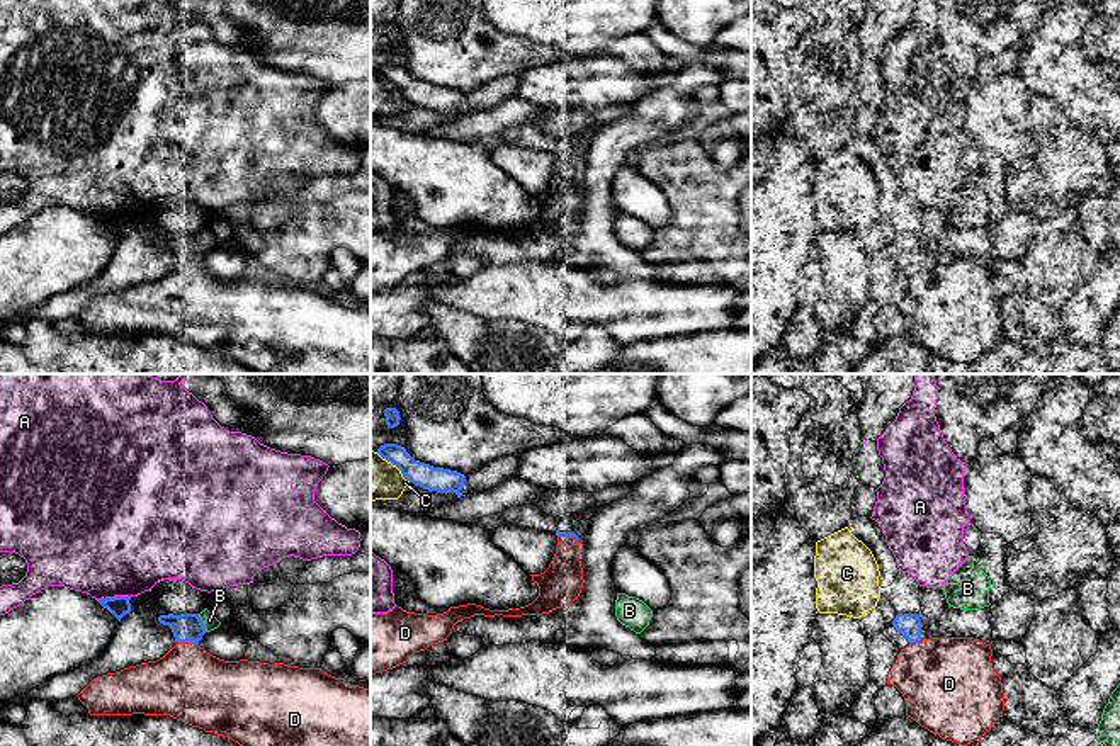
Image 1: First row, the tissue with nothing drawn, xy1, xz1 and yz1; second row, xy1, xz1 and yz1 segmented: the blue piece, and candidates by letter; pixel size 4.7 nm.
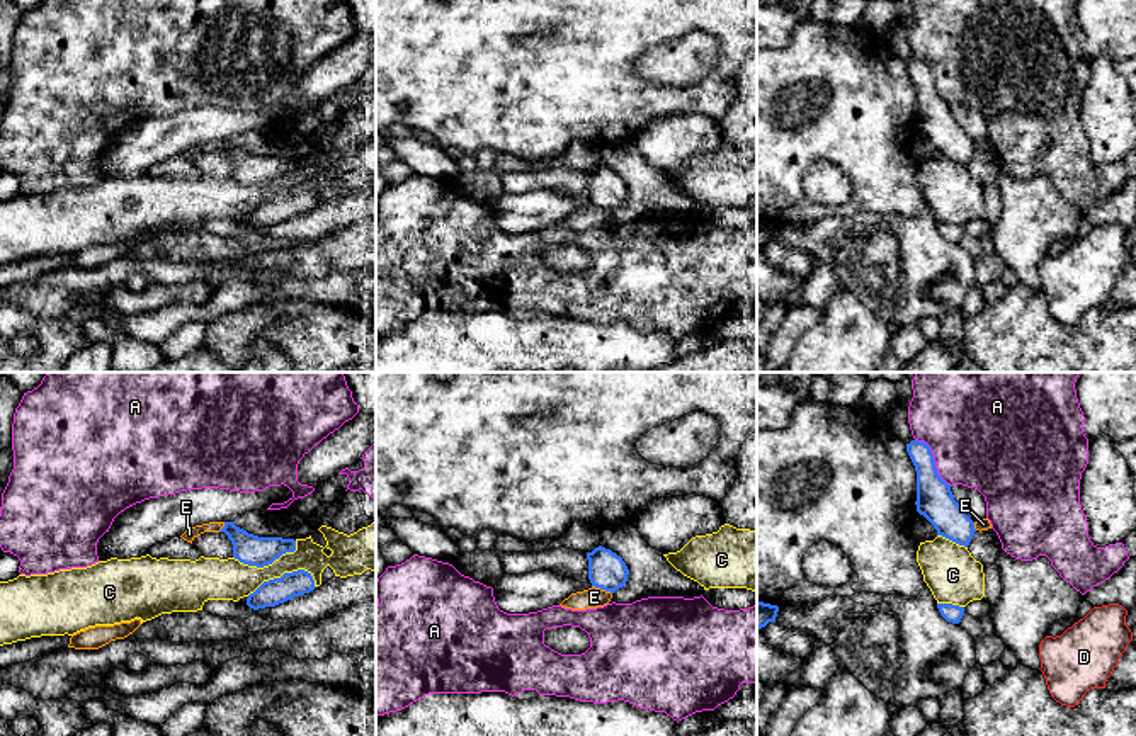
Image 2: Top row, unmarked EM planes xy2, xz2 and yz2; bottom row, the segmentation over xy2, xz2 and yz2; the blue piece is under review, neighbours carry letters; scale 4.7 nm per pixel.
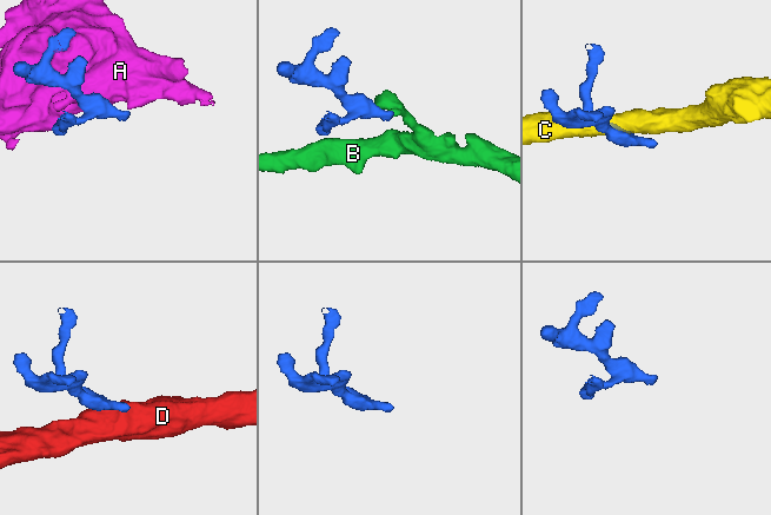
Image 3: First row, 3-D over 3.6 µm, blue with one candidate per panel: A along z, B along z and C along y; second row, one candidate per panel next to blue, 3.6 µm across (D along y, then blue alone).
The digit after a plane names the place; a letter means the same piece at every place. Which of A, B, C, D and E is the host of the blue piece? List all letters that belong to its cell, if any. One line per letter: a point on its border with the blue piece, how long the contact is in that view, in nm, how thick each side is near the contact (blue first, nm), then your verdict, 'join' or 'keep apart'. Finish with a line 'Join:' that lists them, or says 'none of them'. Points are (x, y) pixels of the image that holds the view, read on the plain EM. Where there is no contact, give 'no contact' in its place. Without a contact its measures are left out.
A: yz2 (934, 80) | 280 nm | 180/480 nm | keep apart
B: xy1 (201, 242) | 100 nm | 140/70 nm | join
C: xy2 (283, 194) | 340 nm | 120/190 nm | keep apart
D: xy1 (187, 260) | 110 nm | 140/360 nm | keep apart
E: xz2 (602, 208) | 100 nm | 180/100 nm | keep apart
Join: B

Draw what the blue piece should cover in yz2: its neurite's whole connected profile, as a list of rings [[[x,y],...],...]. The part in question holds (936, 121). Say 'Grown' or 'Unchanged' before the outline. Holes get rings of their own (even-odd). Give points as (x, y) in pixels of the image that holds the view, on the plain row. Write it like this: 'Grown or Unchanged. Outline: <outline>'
Unchanged. Outline: [[[912,59],[906,71],[917,90],[917,131],[934,144],[937,155],[968,167],[976,151],[974,141],[954,119],[951,104],[939,95],[930,66]]]

